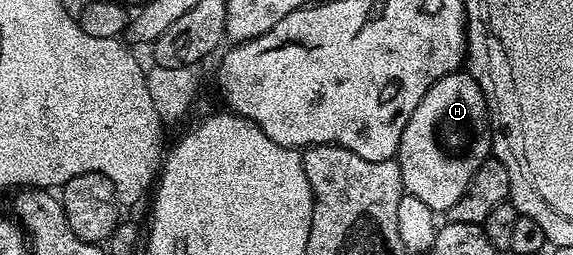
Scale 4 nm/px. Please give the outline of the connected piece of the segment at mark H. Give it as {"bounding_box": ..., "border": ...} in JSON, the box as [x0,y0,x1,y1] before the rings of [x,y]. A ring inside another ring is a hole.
{"bounding_box":[397,69,491,213],"border":[[[459,69],[436,81],[424,93],[420,105],[416,105],[416,113],[404,125],[404,133],[400,137],[397,160],[402,170],[402,186],[405,194],[420,197],[424,205],[428,205],[436,213],[445,213],[449,207],[456,205],[460,197],[464,197],[464,189],[468,189],[468,181],[480,169],[485,159],[491,158],[490,113],[486,105],[485,93],[477,80],[465,70]]]}

